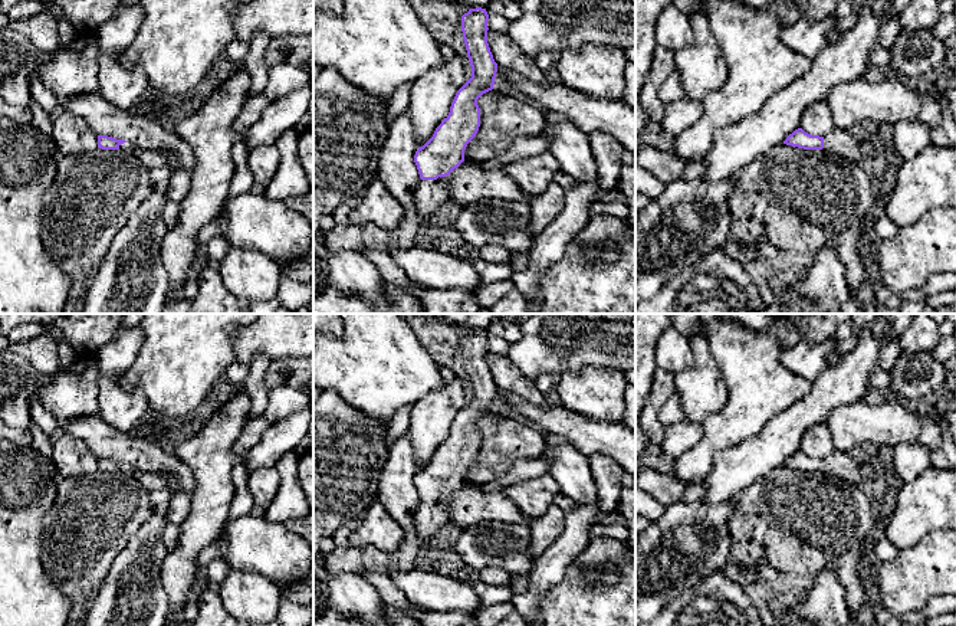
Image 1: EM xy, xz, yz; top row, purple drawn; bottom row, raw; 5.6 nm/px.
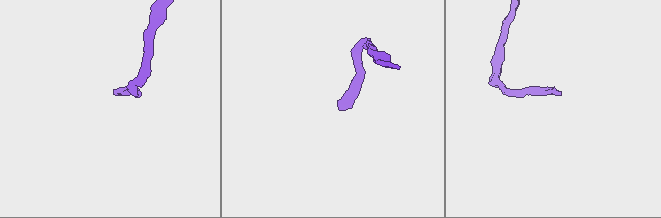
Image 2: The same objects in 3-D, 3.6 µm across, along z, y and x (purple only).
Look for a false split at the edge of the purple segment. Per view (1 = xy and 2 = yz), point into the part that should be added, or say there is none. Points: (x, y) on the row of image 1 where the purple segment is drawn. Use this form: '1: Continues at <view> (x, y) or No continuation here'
1: Continues at xy (127, 146)
2: Continues at yz (841, 143)

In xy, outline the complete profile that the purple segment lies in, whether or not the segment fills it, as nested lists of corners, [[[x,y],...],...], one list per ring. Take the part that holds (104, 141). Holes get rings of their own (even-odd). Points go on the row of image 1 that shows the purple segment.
[[[98,135],[98,148],[102,150],[124,150],[124,151],[134,151],[135,147],[125,141],[125,140],[116,140],[108,135]]]

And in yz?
[[[798,128],[786,137],[783,144],[804,150],[824,150],[854,163],[861,158],[858,141],[847,130],[841,128],[835,128],[825,137],[811,135]]]

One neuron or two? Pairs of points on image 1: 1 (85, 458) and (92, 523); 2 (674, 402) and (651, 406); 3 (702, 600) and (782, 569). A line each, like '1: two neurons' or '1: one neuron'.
1: two neurons
2: two neurons
3: two neurons

